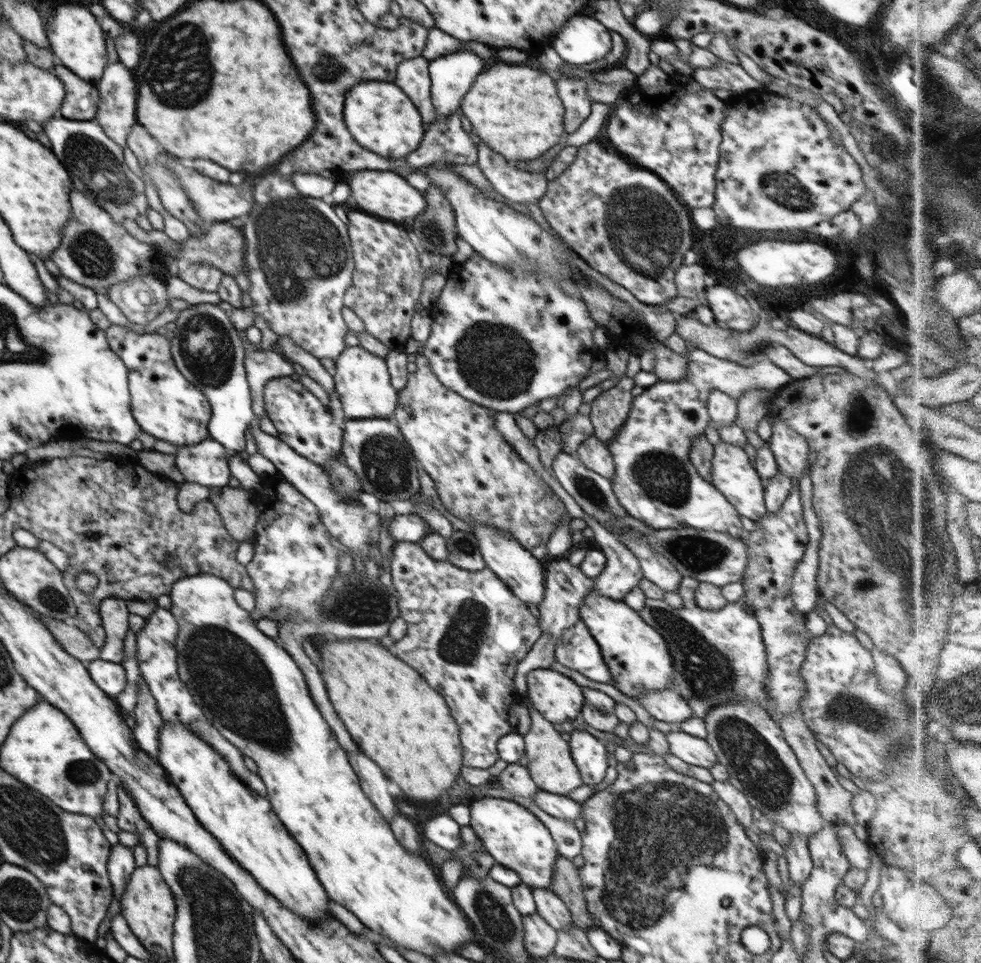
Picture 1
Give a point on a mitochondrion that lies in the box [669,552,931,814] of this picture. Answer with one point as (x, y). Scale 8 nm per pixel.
(844, 708)

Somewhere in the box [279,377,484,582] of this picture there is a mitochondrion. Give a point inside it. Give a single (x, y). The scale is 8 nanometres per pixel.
(387, 466)

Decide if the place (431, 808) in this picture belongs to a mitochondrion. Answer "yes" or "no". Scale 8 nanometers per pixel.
no

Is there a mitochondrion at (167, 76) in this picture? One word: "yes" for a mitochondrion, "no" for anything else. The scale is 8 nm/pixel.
yes

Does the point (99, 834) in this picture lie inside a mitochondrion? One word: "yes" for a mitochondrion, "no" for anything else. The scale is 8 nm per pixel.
no

